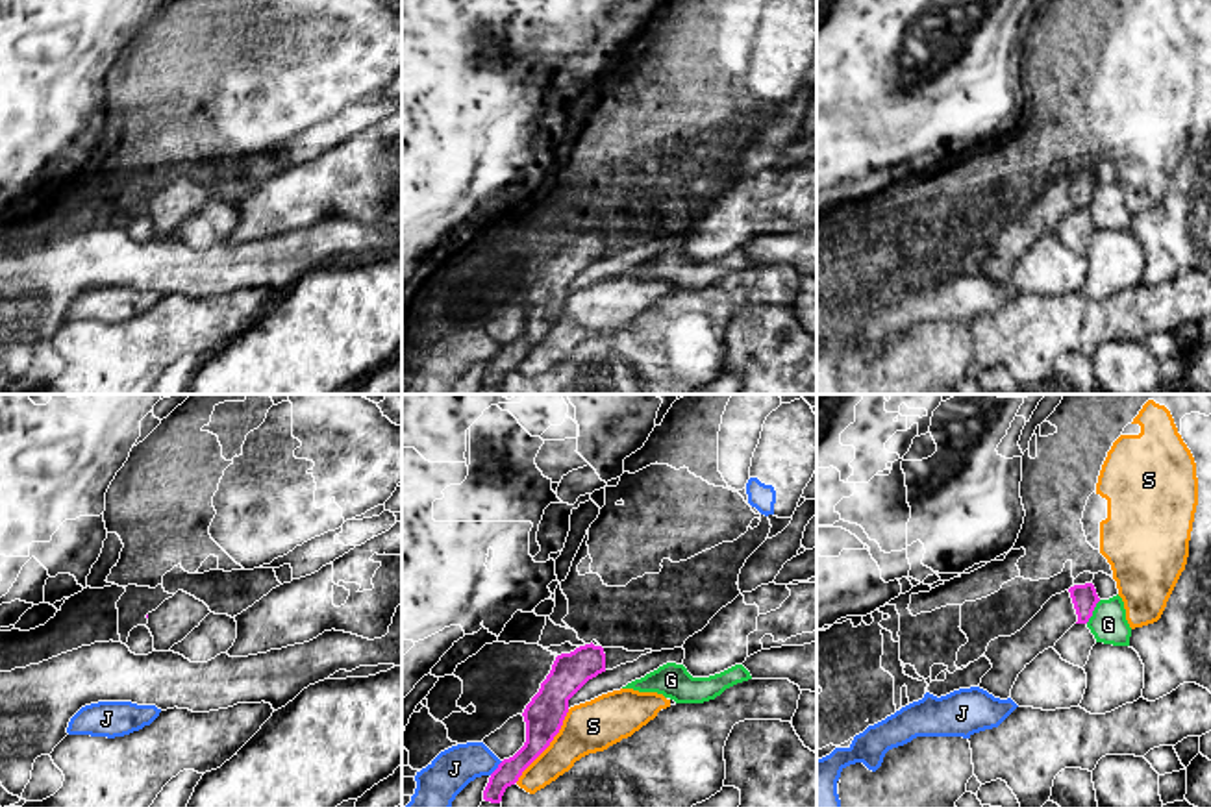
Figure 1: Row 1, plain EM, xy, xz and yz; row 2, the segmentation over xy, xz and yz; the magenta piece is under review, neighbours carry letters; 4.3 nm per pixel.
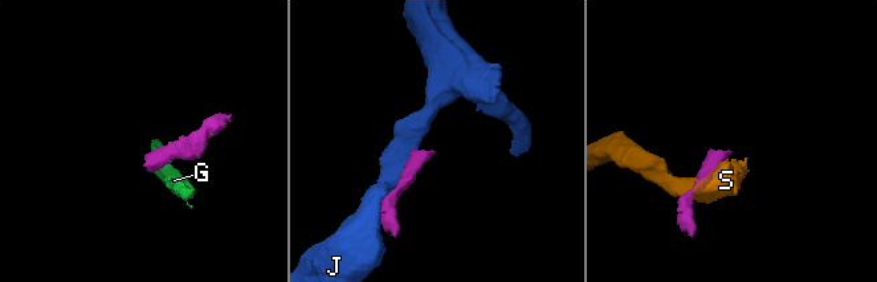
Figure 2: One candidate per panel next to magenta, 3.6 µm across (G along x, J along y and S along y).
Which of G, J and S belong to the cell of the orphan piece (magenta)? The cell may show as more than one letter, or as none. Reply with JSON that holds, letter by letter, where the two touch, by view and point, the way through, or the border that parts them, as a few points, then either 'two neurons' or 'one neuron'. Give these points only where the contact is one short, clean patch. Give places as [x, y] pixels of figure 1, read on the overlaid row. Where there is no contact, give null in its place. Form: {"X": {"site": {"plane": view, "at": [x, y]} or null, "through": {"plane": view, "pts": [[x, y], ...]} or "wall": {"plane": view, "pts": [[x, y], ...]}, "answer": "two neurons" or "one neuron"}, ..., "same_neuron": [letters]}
{"G": {"site": {"plane": "yz", "at": [1093, 609]}, "wall": {"plane": "yz", "pts": [[1100, 600], [1086, 622]]}, "answer": "two neurons"}, "J": {"site": {"plane": "xz", "at": [497, 769]}, "wall": {"plane": "xz", "pts": [[502, 761], [489, 774]]}, "answer": "two neurons"}, "S": {"site": {"plane": "xz", "at": [549, 744]}, "answer": "two neurons"}, "same_neuron": []}

